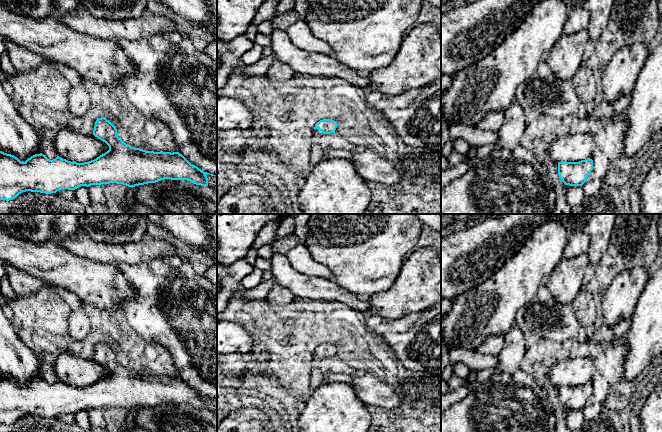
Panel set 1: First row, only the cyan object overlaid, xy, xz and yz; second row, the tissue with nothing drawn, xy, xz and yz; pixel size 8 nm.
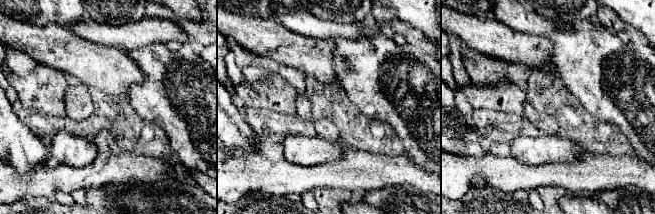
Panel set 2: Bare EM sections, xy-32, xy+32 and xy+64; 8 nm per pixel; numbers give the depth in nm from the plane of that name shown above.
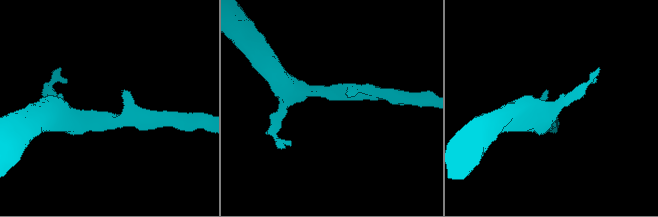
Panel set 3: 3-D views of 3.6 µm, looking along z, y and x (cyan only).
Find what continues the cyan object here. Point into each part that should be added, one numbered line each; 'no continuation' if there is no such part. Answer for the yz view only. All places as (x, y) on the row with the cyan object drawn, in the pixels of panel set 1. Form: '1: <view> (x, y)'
no continuation

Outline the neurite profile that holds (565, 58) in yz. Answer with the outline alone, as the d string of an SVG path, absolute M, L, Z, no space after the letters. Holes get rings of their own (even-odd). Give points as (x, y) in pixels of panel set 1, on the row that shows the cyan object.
M583 29L572 35L563 34L552 47L546 61L554 74L564 81L572 81L582 65L590 43L589 32Z

